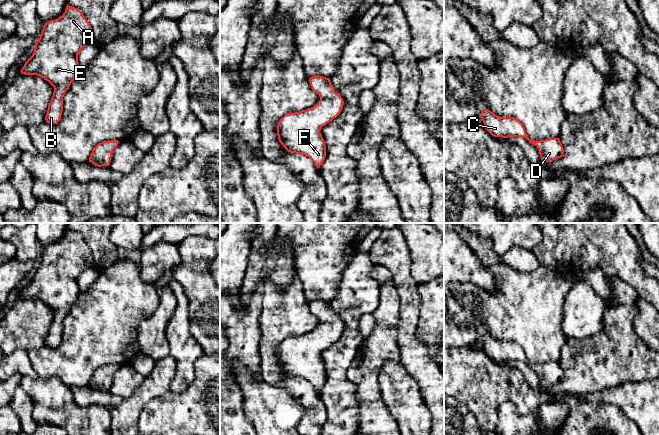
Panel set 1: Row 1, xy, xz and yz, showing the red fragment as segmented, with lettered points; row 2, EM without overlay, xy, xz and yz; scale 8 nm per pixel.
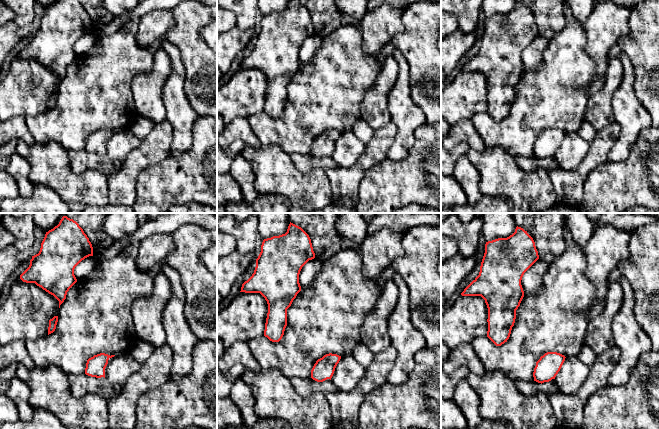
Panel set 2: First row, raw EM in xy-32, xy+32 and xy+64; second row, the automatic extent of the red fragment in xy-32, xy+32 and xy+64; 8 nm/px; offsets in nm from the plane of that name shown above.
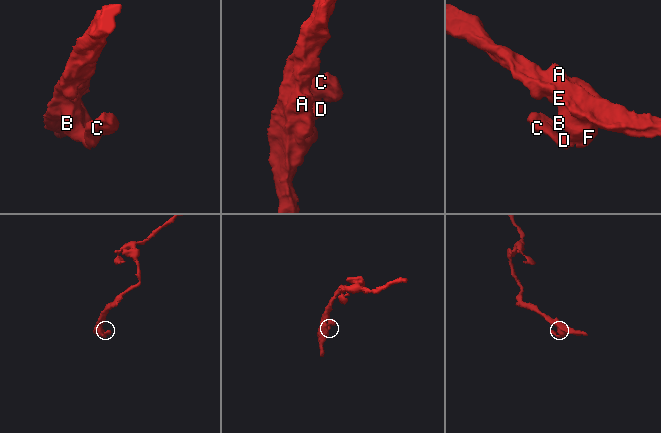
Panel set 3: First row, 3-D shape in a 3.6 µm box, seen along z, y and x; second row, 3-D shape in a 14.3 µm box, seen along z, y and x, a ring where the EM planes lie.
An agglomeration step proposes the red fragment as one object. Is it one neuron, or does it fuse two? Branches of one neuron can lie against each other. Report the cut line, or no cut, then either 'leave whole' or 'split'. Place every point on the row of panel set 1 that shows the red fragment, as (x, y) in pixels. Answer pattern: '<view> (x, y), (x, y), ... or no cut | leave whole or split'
no cut | leave whole

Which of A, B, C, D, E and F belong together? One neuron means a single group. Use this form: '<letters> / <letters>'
A B C D E F

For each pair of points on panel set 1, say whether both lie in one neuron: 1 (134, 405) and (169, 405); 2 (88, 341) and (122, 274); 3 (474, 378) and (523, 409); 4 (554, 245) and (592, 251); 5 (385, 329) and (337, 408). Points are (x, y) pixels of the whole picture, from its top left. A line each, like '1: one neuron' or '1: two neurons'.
1: two neurons
2: one neuron
3: one neuron
4: one neuron
5: two neurons

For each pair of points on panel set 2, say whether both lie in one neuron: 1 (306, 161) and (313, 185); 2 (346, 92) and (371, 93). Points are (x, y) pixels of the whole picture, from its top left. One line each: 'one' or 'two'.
1: two
2: two

